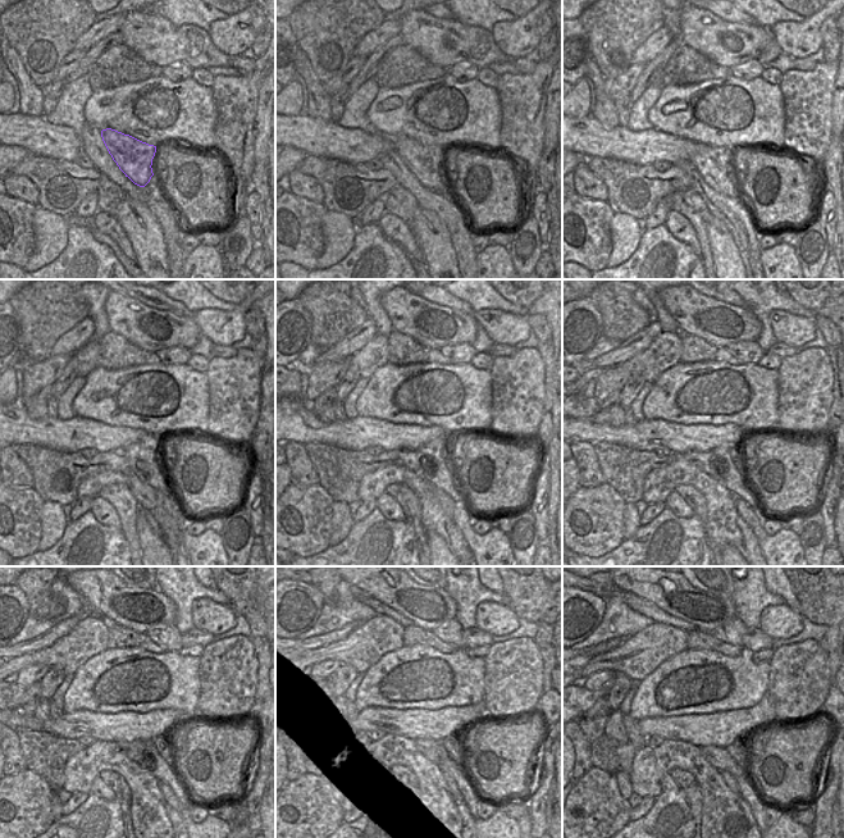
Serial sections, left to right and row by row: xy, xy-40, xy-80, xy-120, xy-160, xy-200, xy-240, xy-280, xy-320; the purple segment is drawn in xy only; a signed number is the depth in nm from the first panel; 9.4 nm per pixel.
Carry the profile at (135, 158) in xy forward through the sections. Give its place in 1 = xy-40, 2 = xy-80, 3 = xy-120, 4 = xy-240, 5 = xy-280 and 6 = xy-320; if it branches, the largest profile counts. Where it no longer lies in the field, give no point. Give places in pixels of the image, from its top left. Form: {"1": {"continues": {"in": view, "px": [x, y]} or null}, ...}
{"1": {"continues": {"in": "xy-40", "px": [424, 162]}}, "2": {"continues": {"in": "xy-80", "px": [712, 163]}}, "3": {"continues": {"in": "xy-120", "px": [141, 458]}}, "4": {"continues": {"in": "xy-240", "px": [144, 752]}}, "5": {"continues": {"in": "xy-280", "px": [446, 765]}}, "6": {"continues": {"in": "xy-320", "px": [749, 791]}}}

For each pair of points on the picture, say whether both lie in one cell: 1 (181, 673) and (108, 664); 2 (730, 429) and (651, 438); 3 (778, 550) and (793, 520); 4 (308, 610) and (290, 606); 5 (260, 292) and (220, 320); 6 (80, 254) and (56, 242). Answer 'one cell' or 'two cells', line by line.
1: one cell
2: one cell
3: two cells
4: one cell
5: one cell
6: two cells

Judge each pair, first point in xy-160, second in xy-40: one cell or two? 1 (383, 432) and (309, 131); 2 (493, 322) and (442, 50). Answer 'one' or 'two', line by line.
1: one
2: two

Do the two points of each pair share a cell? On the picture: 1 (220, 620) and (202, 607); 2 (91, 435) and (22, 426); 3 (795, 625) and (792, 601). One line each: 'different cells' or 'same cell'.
1: same cell
2: same cell
3: different cells

